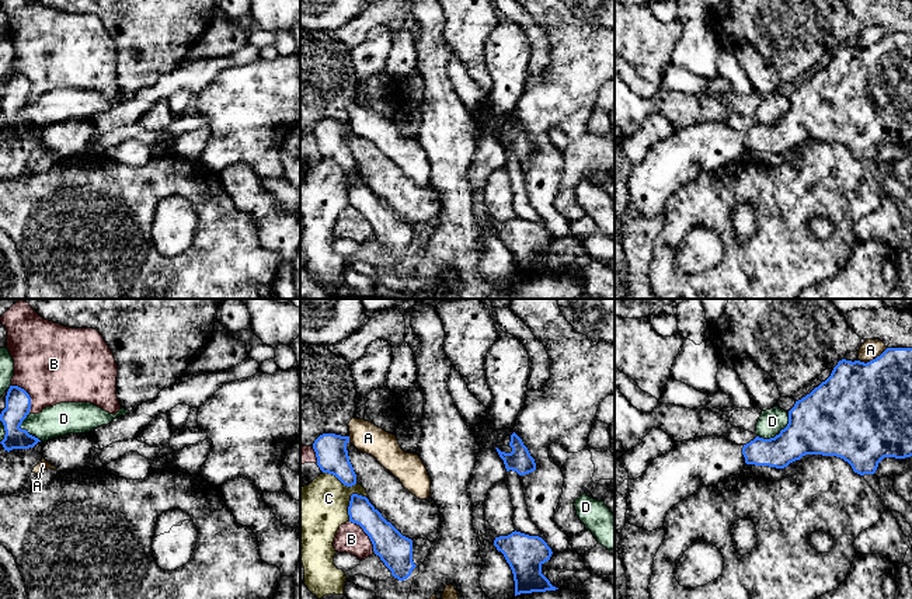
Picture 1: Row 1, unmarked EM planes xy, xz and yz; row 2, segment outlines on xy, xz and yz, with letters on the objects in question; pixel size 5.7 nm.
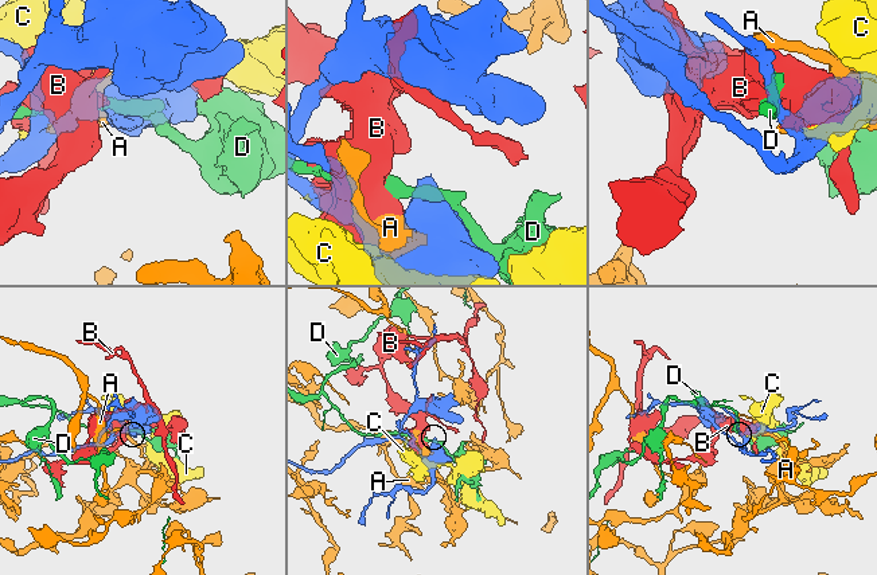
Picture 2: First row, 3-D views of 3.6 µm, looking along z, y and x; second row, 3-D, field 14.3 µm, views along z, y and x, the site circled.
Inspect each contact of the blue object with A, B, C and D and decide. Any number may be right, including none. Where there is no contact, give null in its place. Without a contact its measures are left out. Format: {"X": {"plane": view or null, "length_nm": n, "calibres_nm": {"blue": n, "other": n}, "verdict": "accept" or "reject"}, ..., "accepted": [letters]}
{"A": {"plane": "yz", "length_nm": 180, "calibres_nm": {"blue": 460, "other": 110}, "verdict": "reject"}, "B": {"plane": "xy", "length_nm": 200, "calibres_nm": {"blue": 140, "other": 460}, "verdict": "reject"}, "C": {"plane": "xz", "length_nm": 180, "calibres_nm": {"blue": 150, "other": 320}, "verdict": "reject"}, "D": {"plane": "yz", "length_nm": 240, "calibres_nm": {"blue": 360, "other": 150}, "verdict": "reject"}, "accepted": []}

